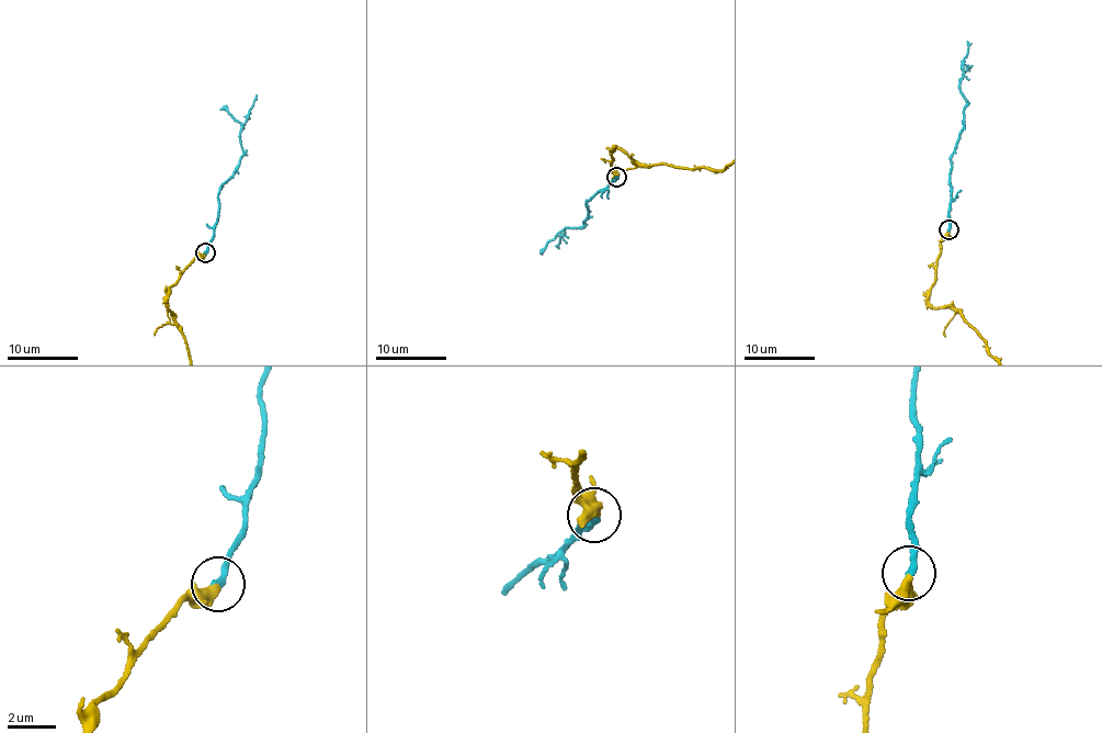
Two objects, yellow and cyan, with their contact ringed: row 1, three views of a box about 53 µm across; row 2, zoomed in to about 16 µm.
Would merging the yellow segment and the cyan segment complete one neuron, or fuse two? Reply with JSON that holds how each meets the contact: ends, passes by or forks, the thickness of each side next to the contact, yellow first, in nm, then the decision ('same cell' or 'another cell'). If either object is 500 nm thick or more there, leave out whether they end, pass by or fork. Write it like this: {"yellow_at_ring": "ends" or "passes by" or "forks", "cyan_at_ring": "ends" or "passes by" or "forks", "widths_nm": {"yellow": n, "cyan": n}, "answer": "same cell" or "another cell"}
{"yellow_at_ring": "ends", "cyan_at_ring": "ends", "widths_nm": {"yellow": 420, "cyan": 280}, "answer": "same cell"}

